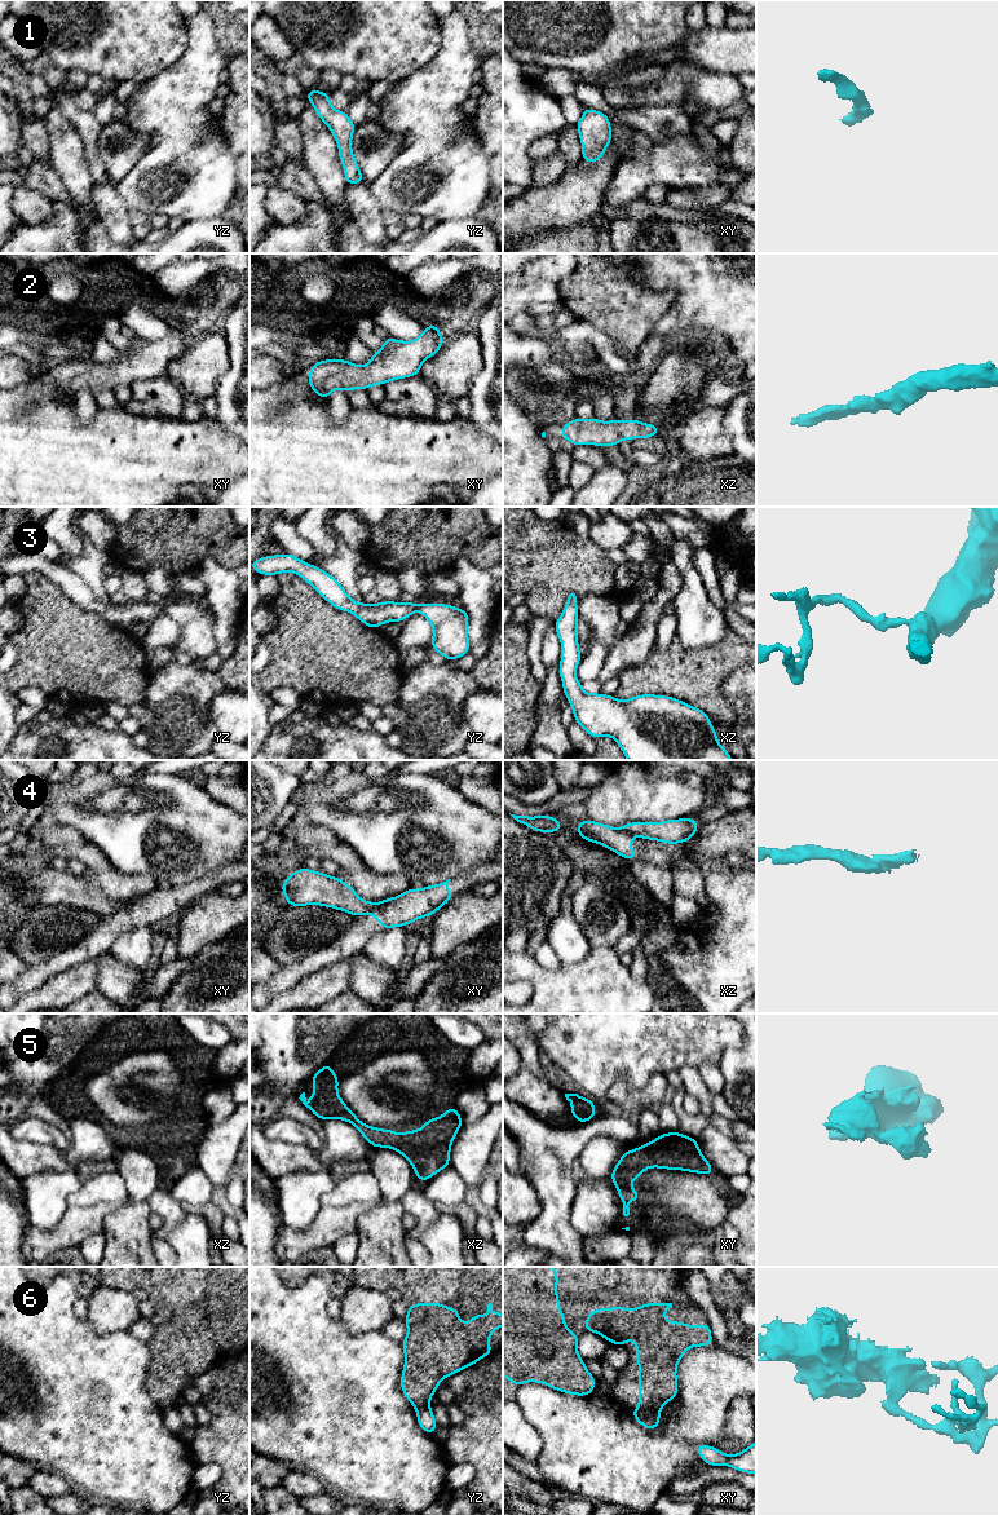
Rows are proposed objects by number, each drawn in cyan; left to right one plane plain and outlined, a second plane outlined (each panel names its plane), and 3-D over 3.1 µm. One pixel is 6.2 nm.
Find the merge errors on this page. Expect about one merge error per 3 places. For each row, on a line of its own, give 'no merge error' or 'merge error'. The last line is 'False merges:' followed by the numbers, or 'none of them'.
1: no merge error
2: no merge error
3: no merge error
4: merge error
5: no merge error
6: merge error
False merges: 4, 6

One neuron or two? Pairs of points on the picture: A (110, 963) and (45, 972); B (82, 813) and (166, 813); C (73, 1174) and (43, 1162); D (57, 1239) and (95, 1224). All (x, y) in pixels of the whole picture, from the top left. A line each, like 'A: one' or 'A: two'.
A: two
B: one
C: two
D: one

